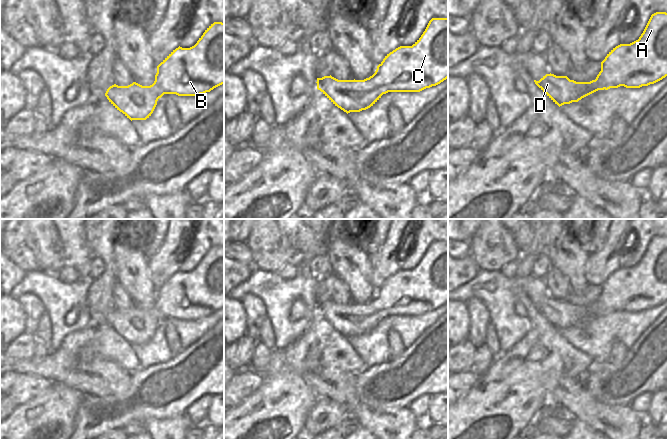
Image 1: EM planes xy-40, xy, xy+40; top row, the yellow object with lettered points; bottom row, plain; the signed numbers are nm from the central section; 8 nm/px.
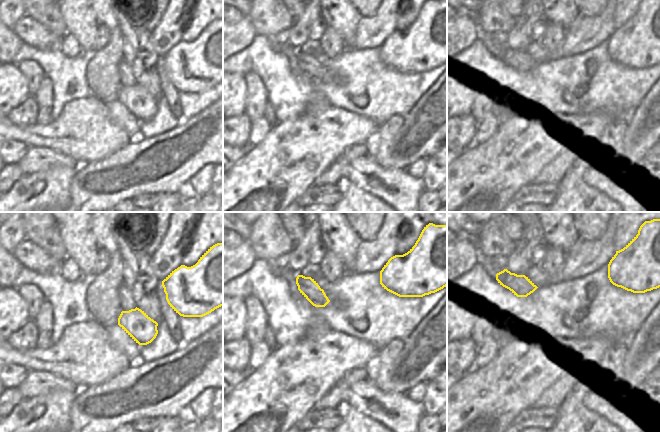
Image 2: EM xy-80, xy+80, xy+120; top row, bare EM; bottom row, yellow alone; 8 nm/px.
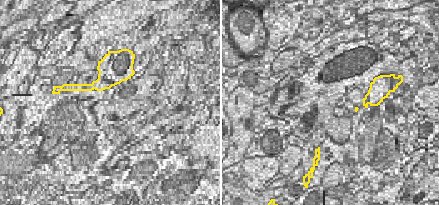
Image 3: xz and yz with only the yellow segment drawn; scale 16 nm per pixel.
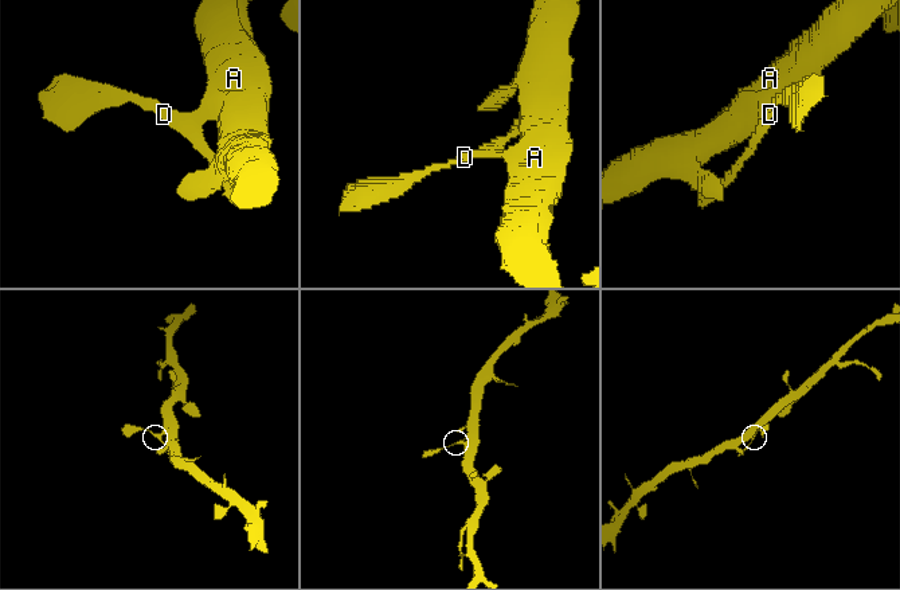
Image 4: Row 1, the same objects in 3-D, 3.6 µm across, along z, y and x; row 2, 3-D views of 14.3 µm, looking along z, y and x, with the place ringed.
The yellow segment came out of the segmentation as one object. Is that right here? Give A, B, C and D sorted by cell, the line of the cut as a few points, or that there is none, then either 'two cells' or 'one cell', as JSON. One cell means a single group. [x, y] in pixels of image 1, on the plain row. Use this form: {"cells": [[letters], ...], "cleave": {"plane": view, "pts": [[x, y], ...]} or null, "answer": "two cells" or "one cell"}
{"cells": [["A", "B", "C"], ["D"]], "cleave": {"plane": "xy", "pts": [[369, 301], [383, 317]]}, "answer": "two cells"}

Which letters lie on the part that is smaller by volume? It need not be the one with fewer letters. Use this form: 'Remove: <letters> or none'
Remove: D.

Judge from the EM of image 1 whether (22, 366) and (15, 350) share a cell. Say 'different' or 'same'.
different

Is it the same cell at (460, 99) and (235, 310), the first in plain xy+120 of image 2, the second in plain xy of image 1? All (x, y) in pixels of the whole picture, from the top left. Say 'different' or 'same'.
same

